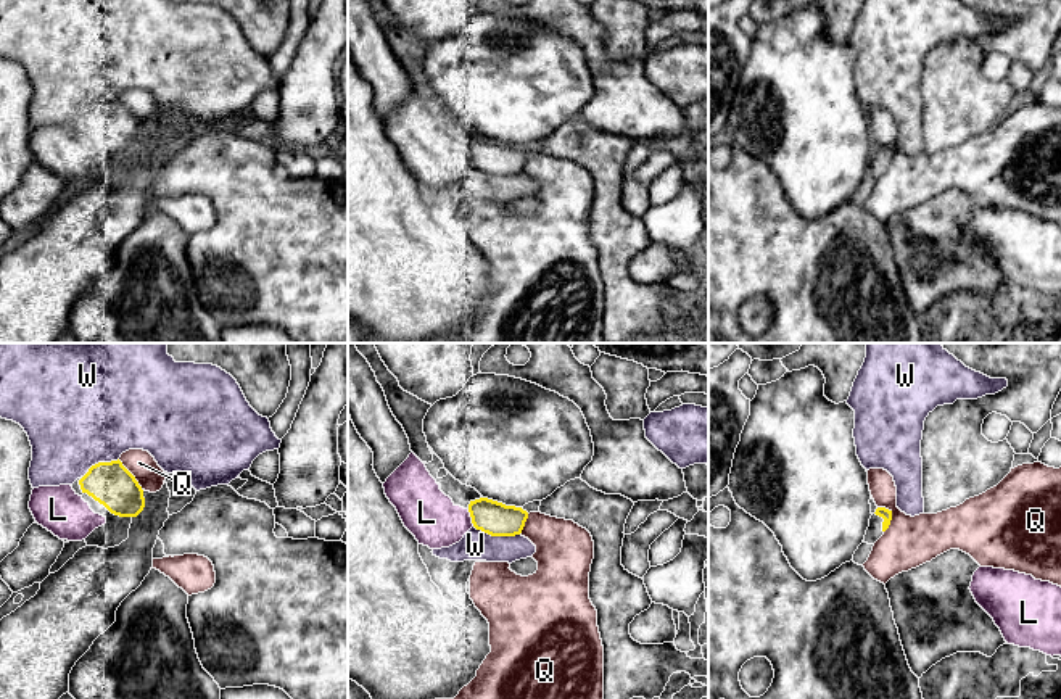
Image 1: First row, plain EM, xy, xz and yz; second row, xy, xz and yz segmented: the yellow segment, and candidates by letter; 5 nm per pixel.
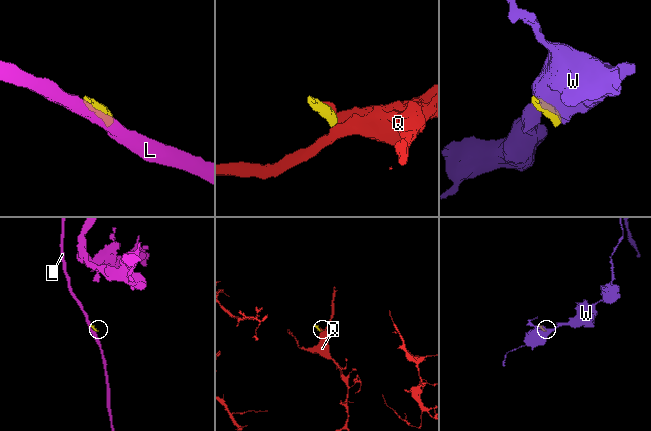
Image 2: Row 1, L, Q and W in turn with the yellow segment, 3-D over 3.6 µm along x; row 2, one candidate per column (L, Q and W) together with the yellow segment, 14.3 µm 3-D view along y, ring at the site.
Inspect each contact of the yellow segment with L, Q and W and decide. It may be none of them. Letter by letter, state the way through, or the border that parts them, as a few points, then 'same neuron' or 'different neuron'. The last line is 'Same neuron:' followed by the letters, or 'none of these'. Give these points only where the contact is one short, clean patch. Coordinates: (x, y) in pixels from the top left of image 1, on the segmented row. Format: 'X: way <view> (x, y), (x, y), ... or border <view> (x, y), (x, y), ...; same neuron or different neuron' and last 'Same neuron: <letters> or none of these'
L: different neuron
Q: different neuron
W: different neuron
Same neuron: none of these

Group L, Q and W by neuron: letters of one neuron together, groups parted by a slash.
L / Q / W

